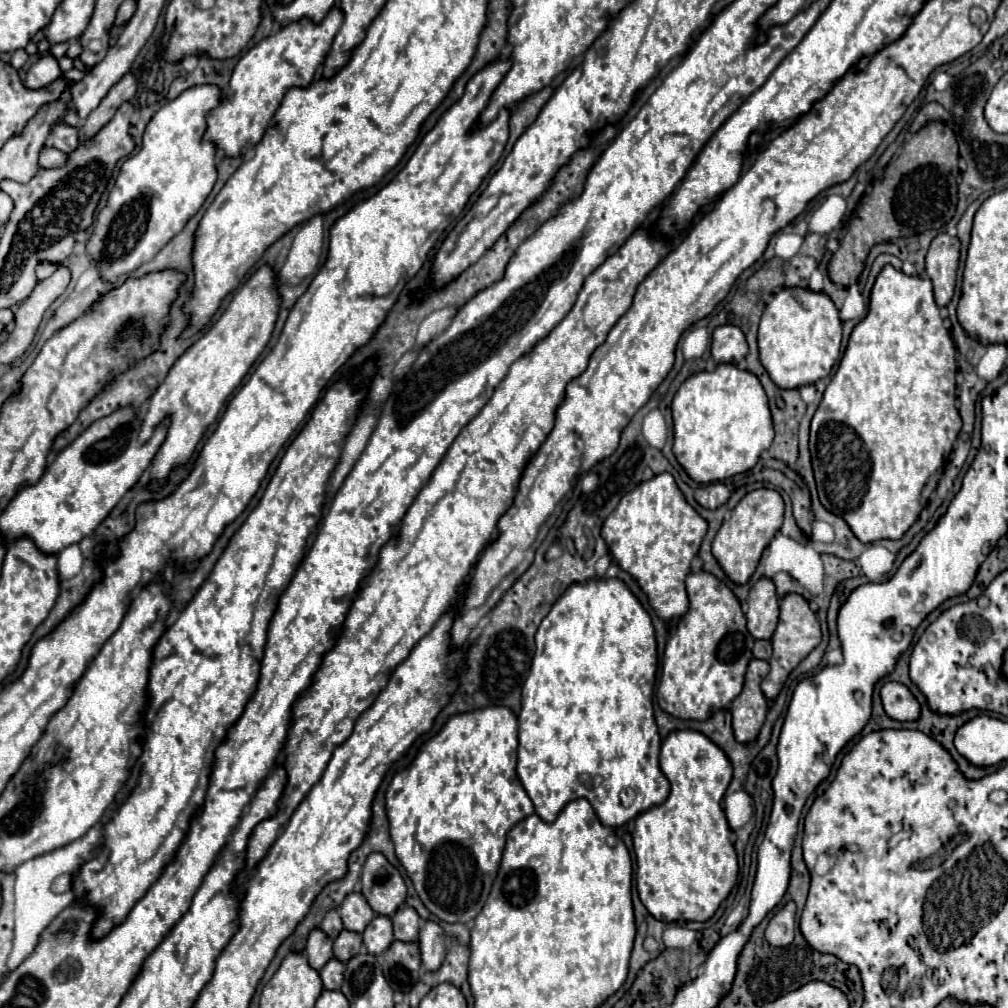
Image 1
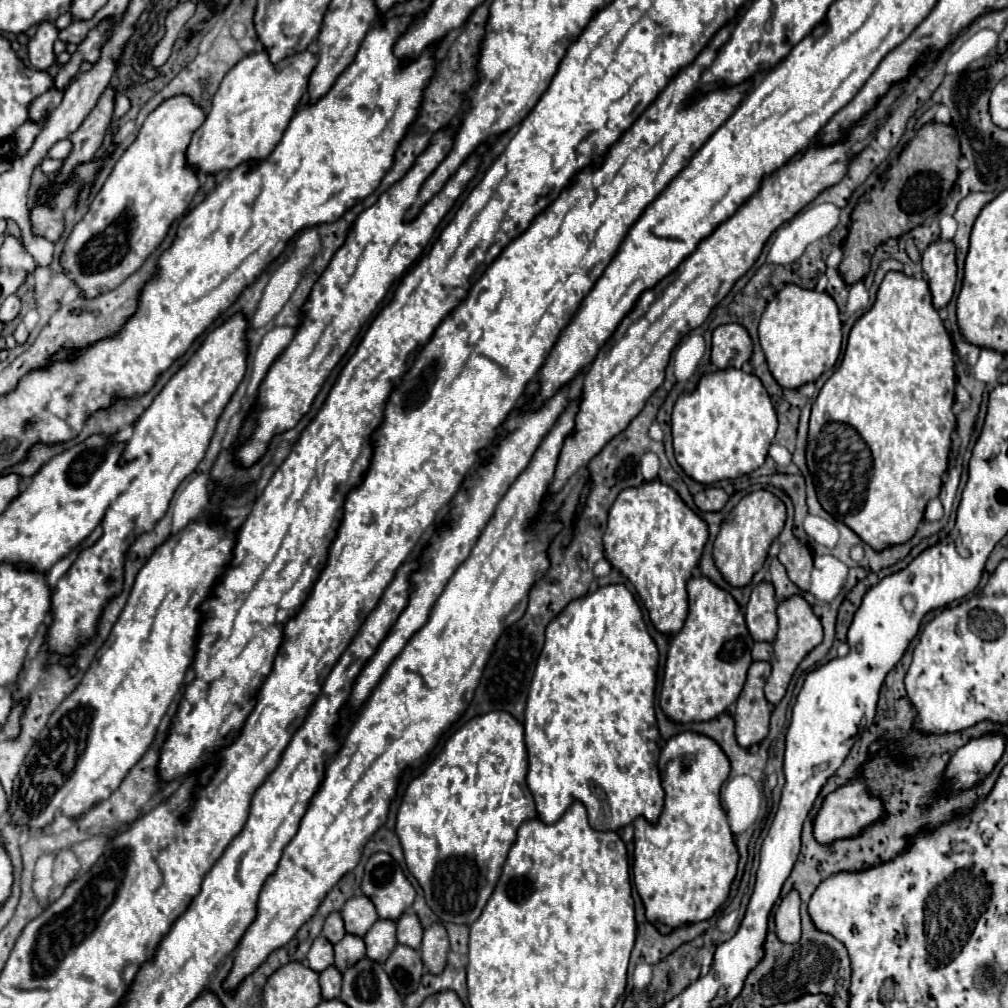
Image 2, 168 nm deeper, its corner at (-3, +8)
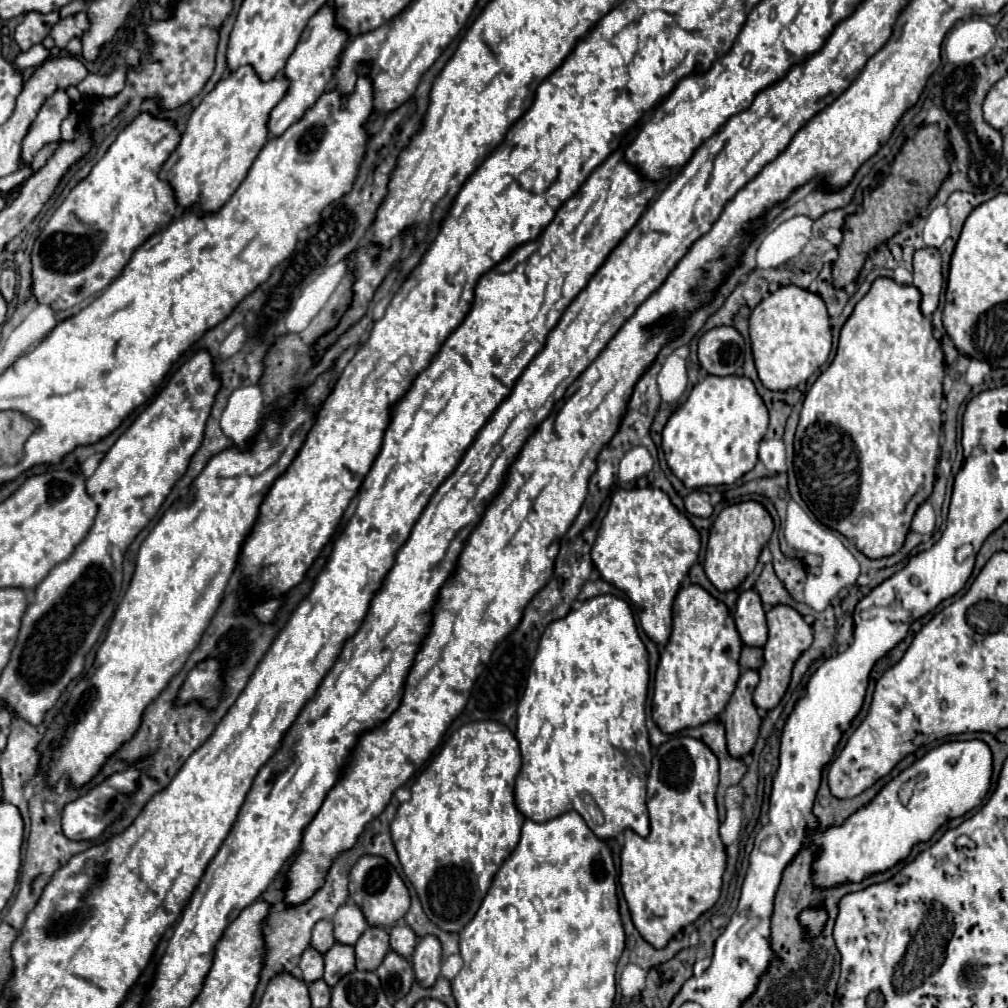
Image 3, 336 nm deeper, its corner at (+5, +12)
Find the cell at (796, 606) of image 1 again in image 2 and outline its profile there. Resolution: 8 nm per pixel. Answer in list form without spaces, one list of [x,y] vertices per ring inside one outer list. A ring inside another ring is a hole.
[[[792,596],[792,598],[782,600],[778,604],[778,634],[776,634],[774,644],[772,644],[774,646],[774,658],[770,662],[772,664],[772,674],[770,674],[770,678],[764,686],[764,694],[766,694],[766,700],[770,704],[778,704],[784,698],[794,670],[798,668],[802,658],[810,650],[814,650],[820,642],[822,642],[822,624],[814,616],[810,604],[802,596]]]

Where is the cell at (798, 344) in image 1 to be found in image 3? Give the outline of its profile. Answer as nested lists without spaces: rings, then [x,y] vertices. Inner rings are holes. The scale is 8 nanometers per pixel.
[[[792,284],[780,286],[754,308],[750,316],[750,342],[762,384],[770,390],[796,388],[826,364],[830,356],[832,330],[824,300],[814,292]]]

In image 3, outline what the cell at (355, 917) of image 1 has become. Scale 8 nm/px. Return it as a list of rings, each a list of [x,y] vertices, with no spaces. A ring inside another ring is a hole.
[[[342,904],[332,918],[334,936],[340,944],[356,944],[358,936],[366,930],[366,918],[356,904]]]

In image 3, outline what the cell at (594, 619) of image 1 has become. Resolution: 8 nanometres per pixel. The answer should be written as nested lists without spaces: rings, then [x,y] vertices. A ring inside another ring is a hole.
[[[612,594],[594,596],[584,600],[576,610],[570,610],[562,620],[546,626],[530,668],[526,692],[518,704],[516,738],[522,750],[522,770],[516,778],[514,798],[526,818],[546,822],[568,810],[576,810],[602,840],[626,828],[632,828],[640,836],[650,832],[646,778],[652,752],[644,712],[648,678],[648,652],[638,636],[634,614],[626,600]]]

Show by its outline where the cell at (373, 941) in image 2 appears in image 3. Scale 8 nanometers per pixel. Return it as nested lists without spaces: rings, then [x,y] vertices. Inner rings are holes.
[[[368,926],[356,942],[356,968],[358,970],[376,970],[386,952],[390,950],[388,932],[384,928]]]

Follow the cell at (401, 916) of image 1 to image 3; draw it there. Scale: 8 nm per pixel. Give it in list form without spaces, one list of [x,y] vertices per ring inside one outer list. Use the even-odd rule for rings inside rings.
[[[396,924],[394,928],[390,928],[390,948],[398,954],[402,954],[404,958],[410,958],[414,952],[418,936],[414,934],[414,930],[408,924]]]

